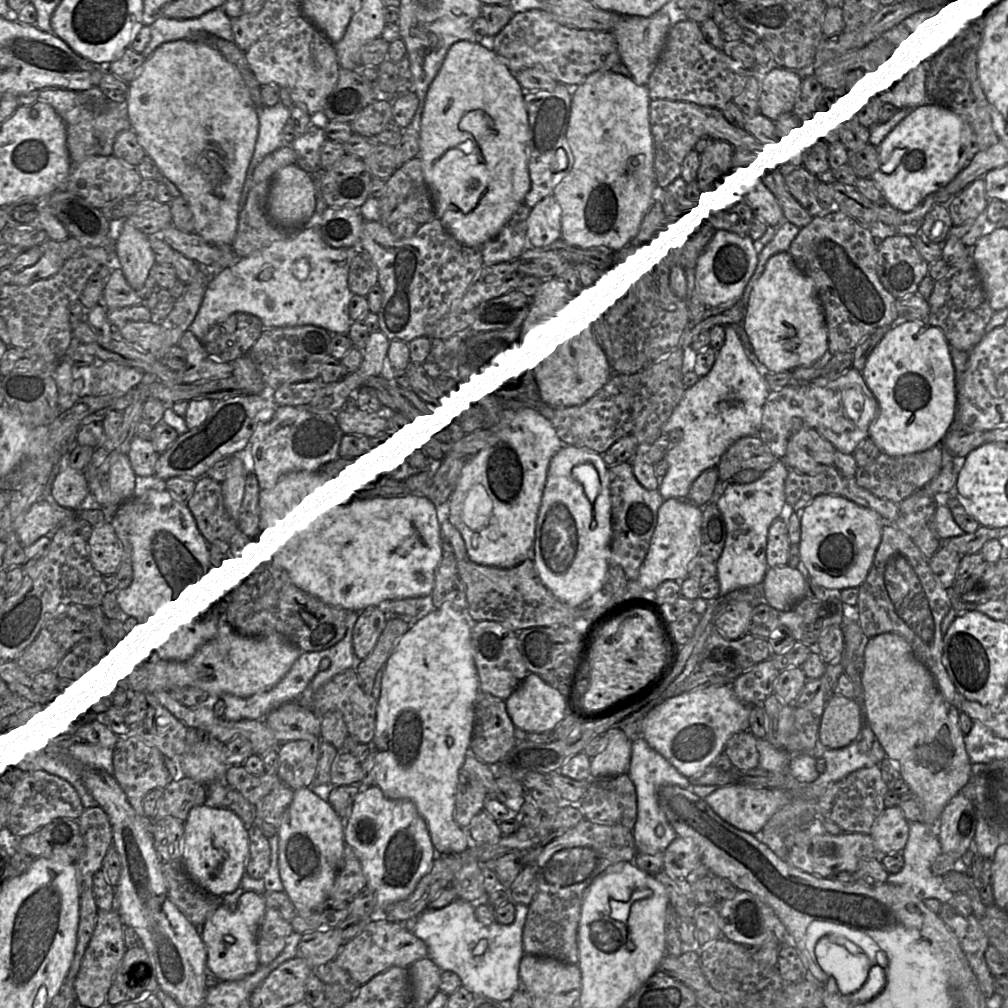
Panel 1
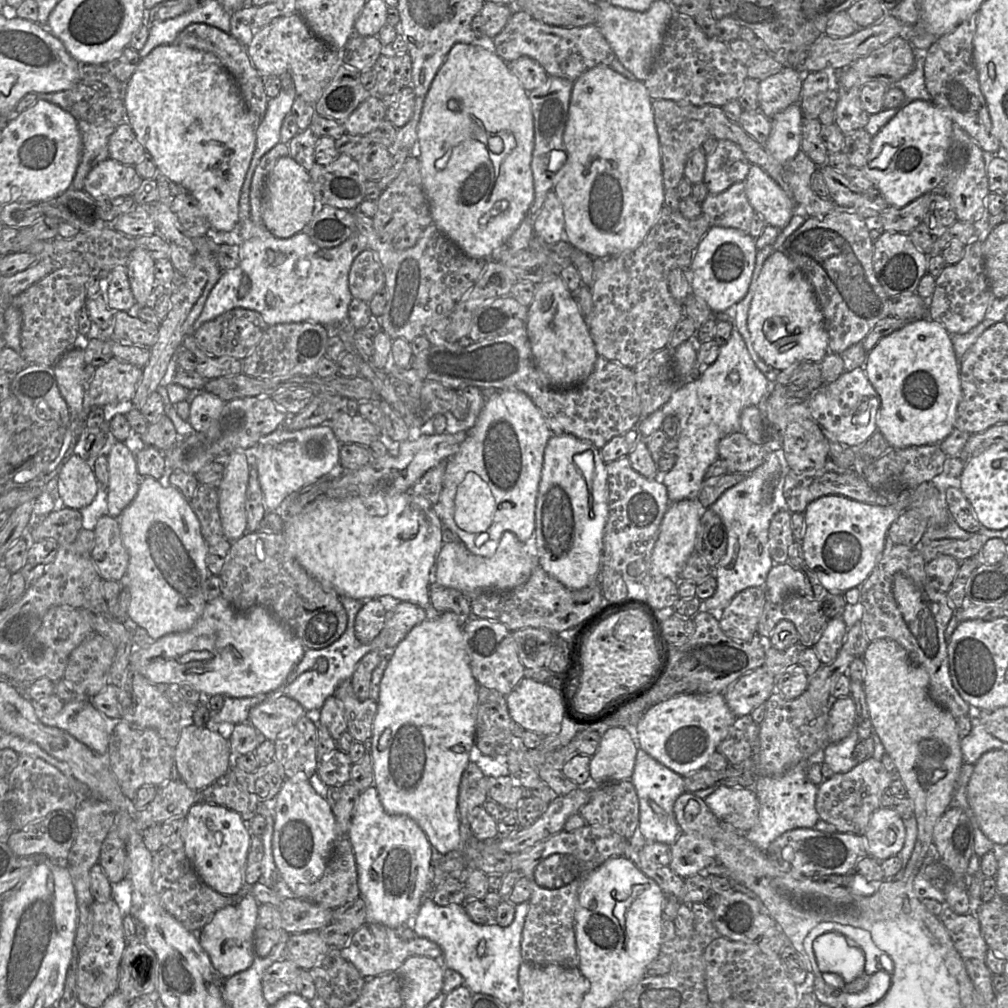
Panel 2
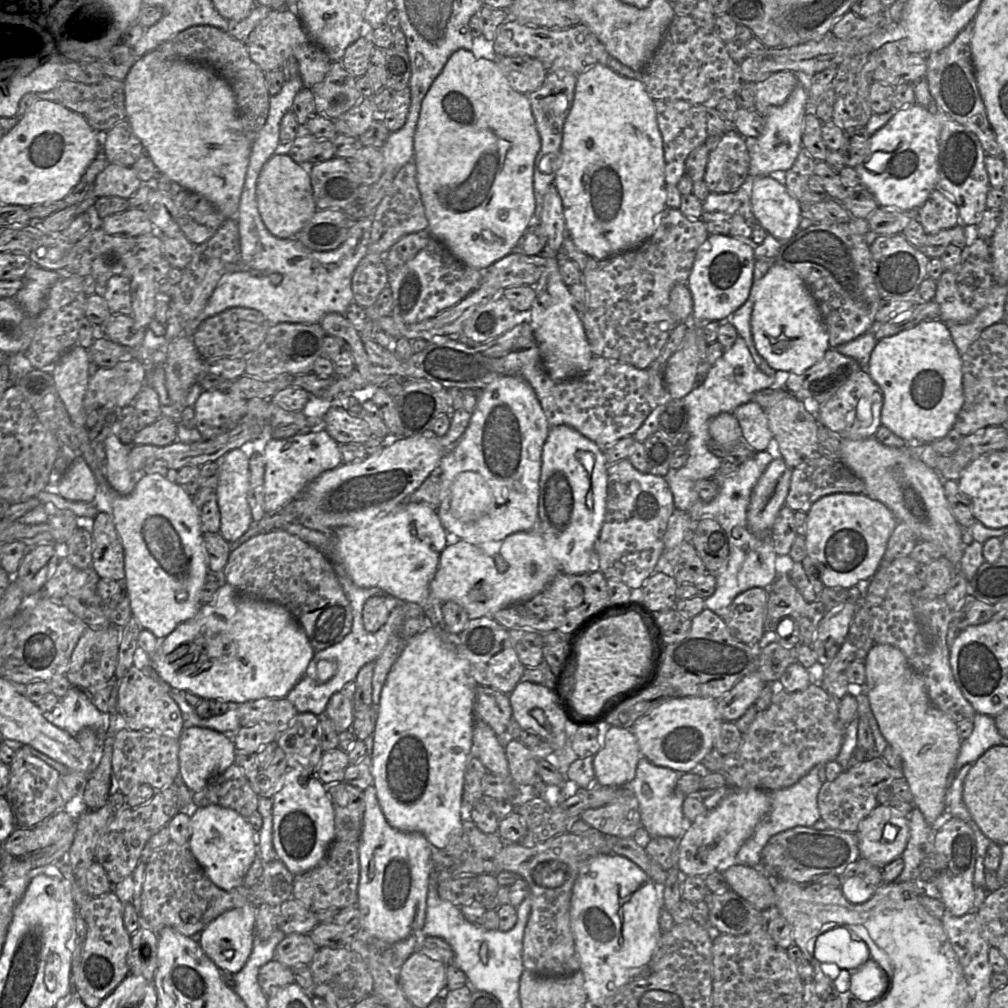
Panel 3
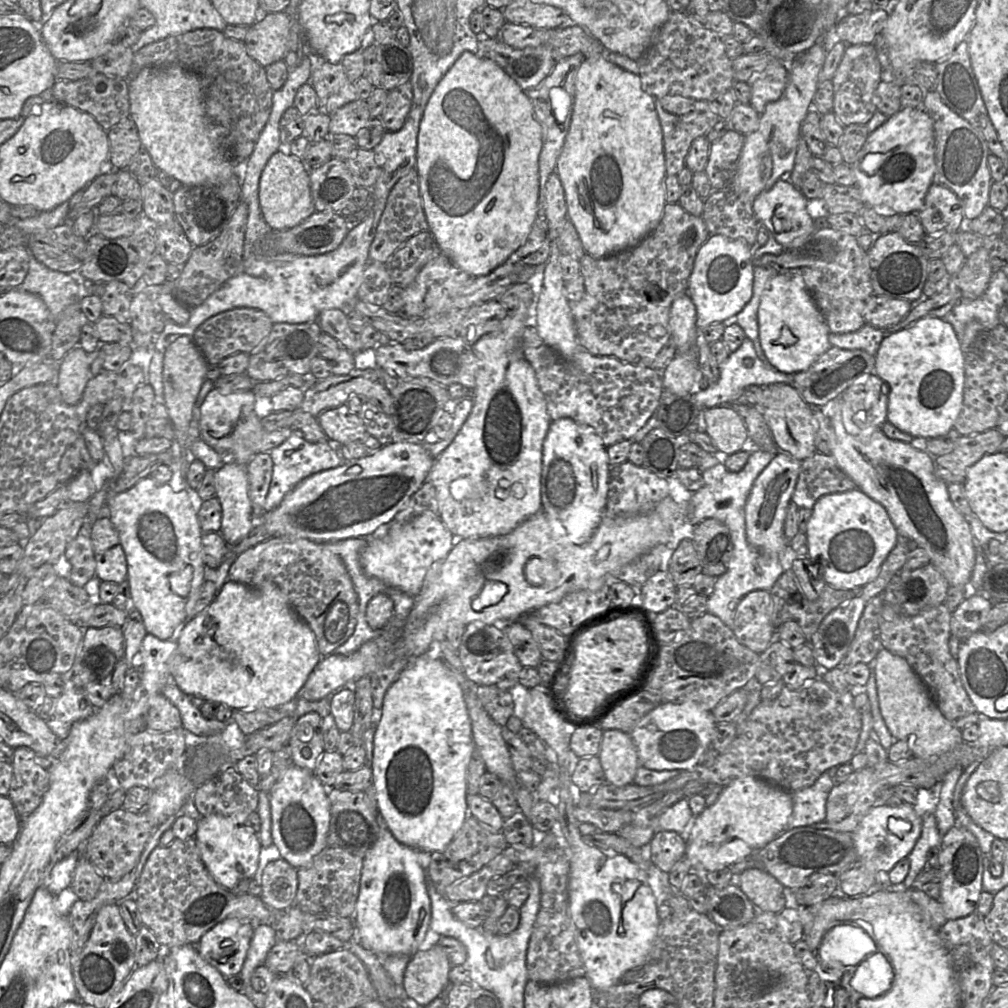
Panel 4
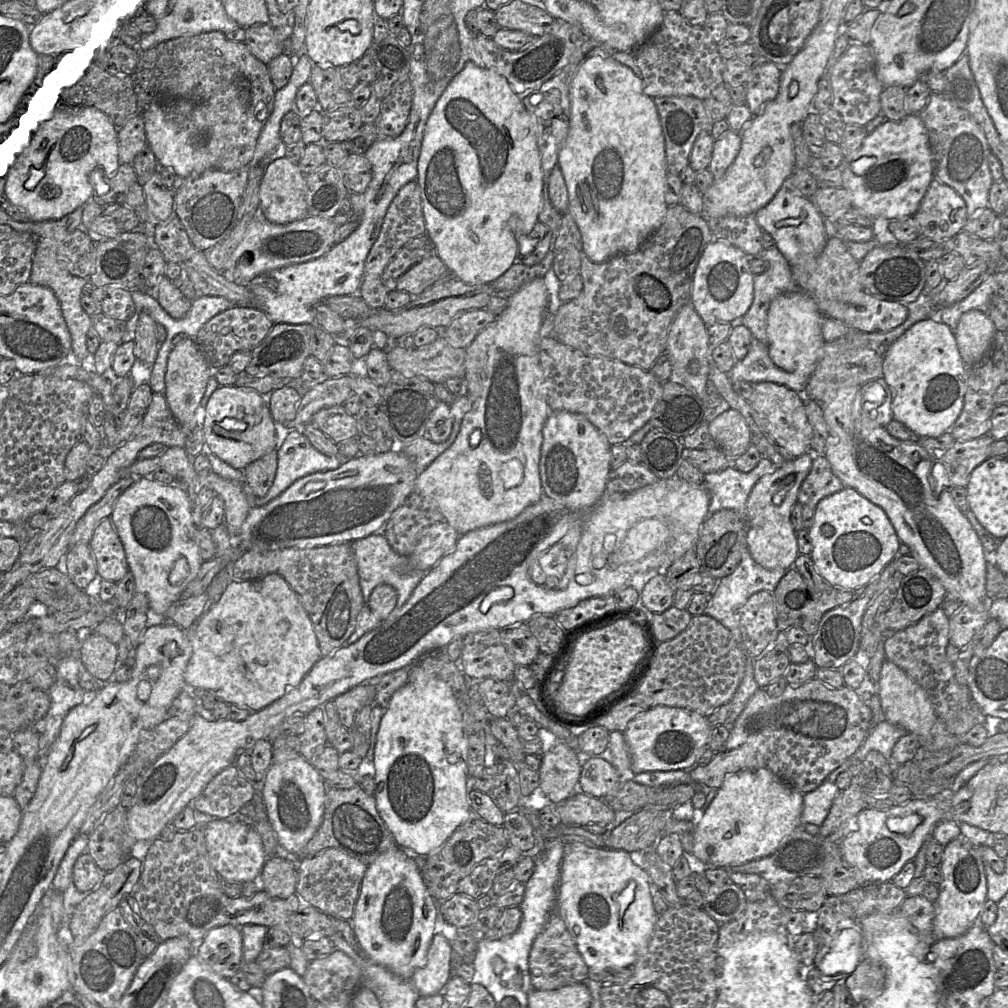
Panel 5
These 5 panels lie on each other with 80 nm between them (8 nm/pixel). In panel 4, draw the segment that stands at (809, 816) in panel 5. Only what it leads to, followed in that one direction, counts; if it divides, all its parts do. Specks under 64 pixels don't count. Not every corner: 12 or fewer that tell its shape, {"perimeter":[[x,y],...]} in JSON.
{"perimeter":[[824,772],[791,792],[786,830],[823,822],[834,785]]}

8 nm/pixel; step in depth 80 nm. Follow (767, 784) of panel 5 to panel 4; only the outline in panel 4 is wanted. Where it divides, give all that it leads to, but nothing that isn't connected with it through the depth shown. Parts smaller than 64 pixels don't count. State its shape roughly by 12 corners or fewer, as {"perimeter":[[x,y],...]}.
{"perimeter":[[752,776],[697,816],[685,857],[729,867],[786,831],[791,792]]}

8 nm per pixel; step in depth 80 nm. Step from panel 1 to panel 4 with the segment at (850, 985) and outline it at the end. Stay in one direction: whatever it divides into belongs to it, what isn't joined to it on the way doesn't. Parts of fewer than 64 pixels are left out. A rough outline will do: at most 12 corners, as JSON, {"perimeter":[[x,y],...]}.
{"perimeter":[[839,924],[818,947],[822,969],[855,969],[876,951],[862,928]]}

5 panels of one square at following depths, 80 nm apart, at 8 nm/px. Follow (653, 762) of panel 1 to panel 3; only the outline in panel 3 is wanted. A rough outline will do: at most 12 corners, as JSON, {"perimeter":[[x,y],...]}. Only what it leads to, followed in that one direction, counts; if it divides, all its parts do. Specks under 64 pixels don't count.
{"perimeter":[[641,756],[629,784],[651,837],[679,838],[681,774]]}

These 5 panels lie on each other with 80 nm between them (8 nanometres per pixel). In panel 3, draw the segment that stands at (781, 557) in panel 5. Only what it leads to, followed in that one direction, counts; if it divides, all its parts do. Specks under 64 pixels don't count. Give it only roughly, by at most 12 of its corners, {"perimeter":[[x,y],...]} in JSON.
{"perimeter":[[774,458],[747,508],[752,533],[770,536],[792,468]]}

